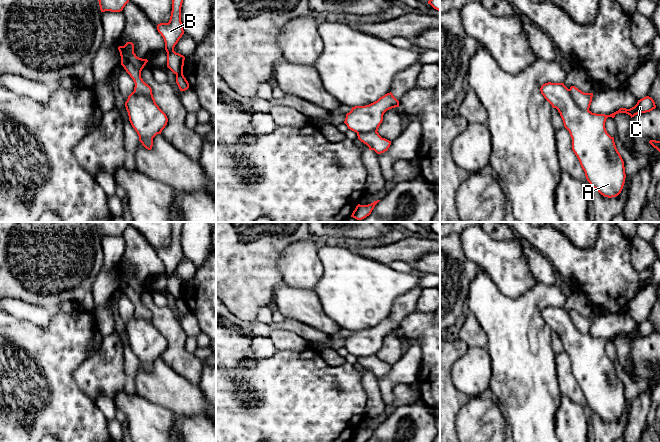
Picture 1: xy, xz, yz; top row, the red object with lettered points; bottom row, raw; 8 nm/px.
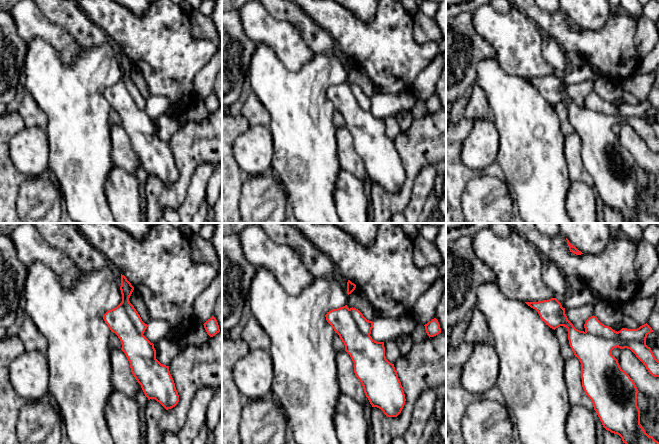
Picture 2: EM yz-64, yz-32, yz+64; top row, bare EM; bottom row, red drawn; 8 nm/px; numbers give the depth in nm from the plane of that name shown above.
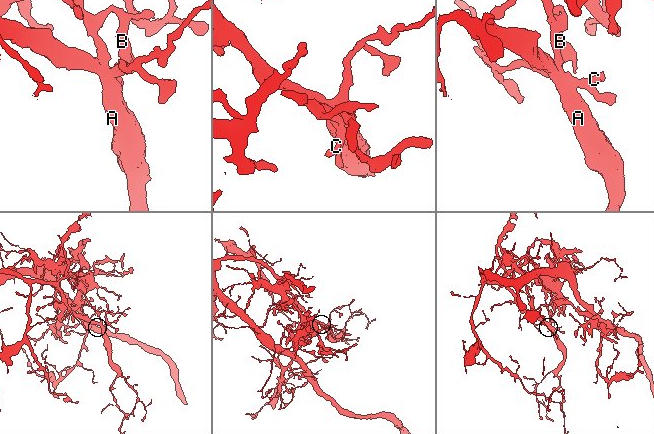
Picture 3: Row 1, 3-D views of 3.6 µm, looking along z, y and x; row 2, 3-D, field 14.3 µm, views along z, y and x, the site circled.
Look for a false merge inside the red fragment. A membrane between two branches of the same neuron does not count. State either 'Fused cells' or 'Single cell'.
Fused cells

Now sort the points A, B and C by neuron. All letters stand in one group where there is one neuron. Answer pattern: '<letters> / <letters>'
A C / B

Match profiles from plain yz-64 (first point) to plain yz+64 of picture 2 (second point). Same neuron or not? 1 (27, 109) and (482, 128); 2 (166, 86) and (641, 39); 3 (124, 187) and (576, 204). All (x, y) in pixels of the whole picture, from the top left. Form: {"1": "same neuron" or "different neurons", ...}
{"1": "different neurons", "2": "different neurons", "3": "same neuron"}

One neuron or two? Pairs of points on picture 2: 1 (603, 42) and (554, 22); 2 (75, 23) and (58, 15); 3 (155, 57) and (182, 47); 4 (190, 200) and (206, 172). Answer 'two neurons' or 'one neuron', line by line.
1: one neuron
2: one neuron
3: one neuron
4: one neuron

